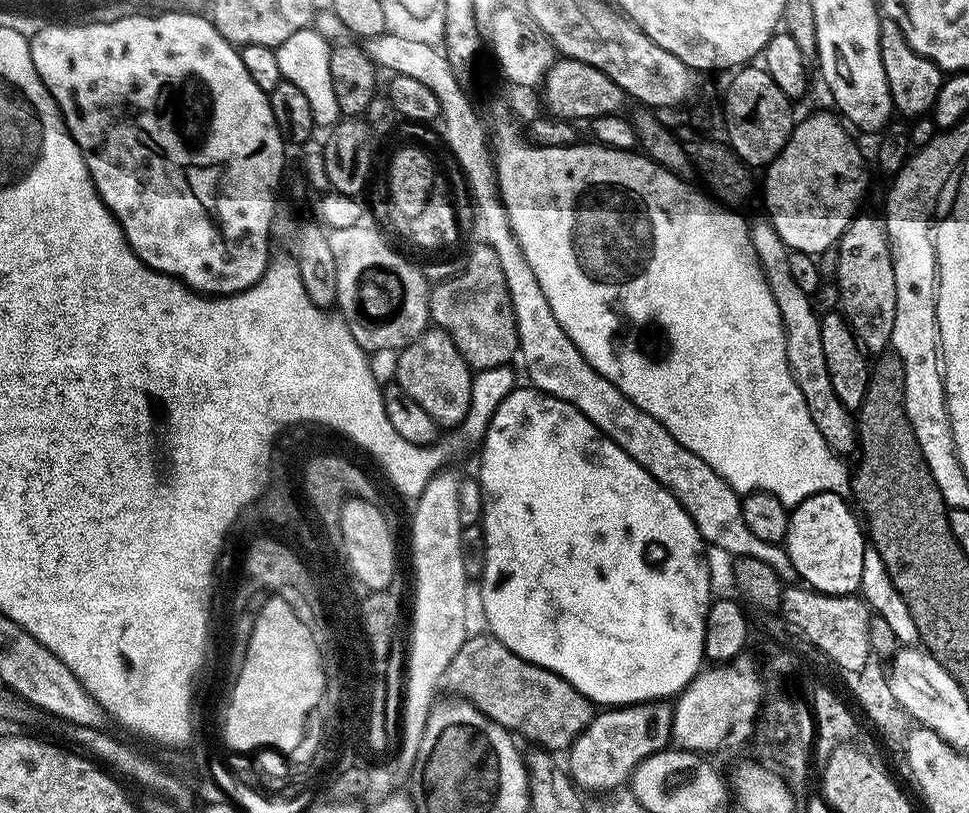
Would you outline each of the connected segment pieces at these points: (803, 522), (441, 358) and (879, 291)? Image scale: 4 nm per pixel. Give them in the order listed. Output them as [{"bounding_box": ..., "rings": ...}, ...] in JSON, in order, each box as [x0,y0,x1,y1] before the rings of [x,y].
[{"bounding_box":[784,492,866,596],"rings":[[[819,492],[806,497],[791,509],[784,539],[797,577],[807,587],[828,596],[851,596],[862,582],[866,532],[857,513],[848,509],[849,501],[844,499],[839,492]]]},{"bounding_box":[395,326,474,429],"rings":[[[435,326],[429,327],[417,340],[399,349],[396,358],[395,383],[400,384],[402,390],[406,390],[406,394],[410,394],[410,398],[414,398],[414,402],[430,414],[430,418],[434,418],[437,426],[455,429],[464,423],[470,410],[474,372],[458,346],[454,346],[448,332]]]},{"bounding_box":[835,214,896,354],"rings":[[[857,214],[846,226],[835,245],[836,292],[840,295],[839,311],[852,327],[856,341],[868,354],[879,354],[892,343],[896,287],[892,246],[888,243],[885,221],[876,216]]]}]

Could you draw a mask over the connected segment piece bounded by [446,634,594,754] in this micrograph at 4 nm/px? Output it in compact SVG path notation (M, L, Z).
M469 635L450 662L446 675L449 693L468 701L517 737L533 740L541 749L556 754L559 748L571 748L592 721L592 701L558 674L518 658L497 636L483 635Z

